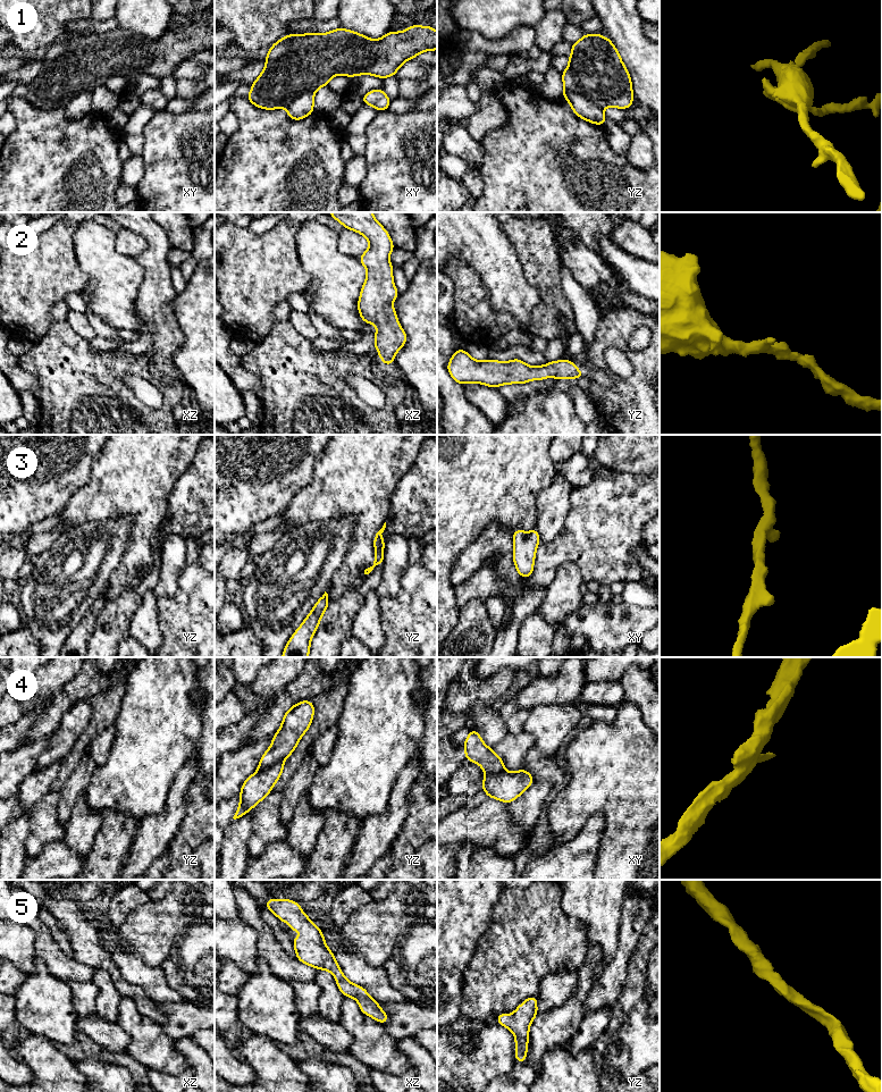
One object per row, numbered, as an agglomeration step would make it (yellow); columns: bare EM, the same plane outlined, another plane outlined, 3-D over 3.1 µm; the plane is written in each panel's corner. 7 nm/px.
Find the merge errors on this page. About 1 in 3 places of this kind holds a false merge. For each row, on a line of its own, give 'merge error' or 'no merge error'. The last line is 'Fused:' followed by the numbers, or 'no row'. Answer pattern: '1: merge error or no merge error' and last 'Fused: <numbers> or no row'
1: merge error
2: no merge error
3: no merge error
4: merge error
5: no merge error
Fused: 1, 4

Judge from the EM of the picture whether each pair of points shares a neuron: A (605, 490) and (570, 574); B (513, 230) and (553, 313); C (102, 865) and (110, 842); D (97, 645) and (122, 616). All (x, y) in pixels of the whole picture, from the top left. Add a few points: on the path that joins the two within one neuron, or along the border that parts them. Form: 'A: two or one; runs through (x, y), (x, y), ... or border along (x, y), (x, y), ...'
A: two; border along (552, 579), (562, 564), (572, 562), (584, 581)
B: one; runs through (534, 251), (540, 259), (552, 293)
C: one; runs through (108, 860), (110, 848)
D: one; runs through (103, 638), (115, 623)

